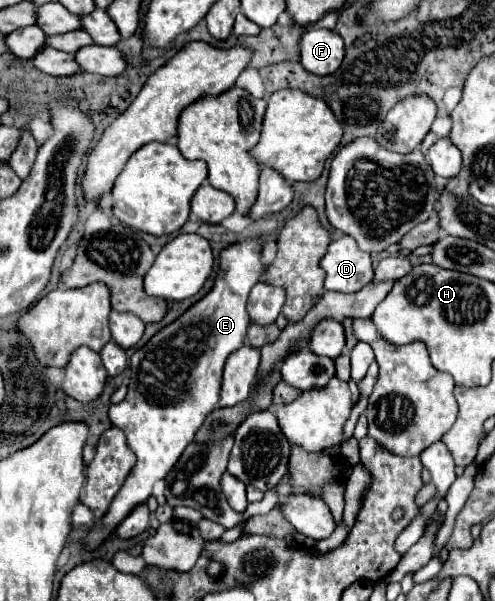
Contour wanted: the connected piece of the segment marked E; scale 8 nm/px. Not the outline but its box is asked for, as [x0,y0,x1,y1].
[86,239,264,549]

